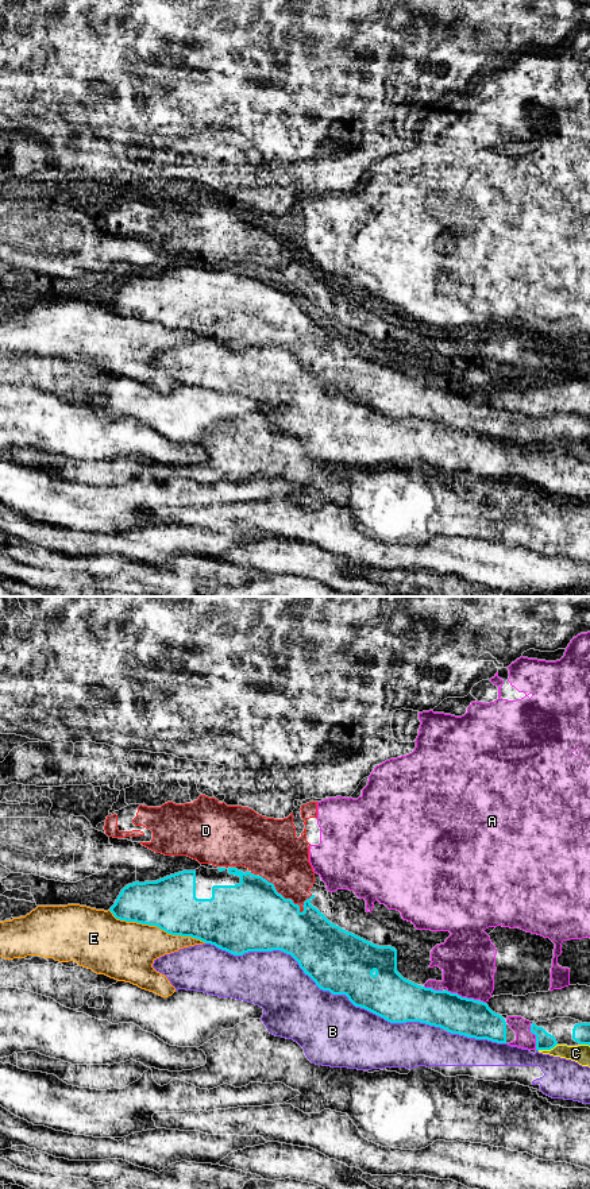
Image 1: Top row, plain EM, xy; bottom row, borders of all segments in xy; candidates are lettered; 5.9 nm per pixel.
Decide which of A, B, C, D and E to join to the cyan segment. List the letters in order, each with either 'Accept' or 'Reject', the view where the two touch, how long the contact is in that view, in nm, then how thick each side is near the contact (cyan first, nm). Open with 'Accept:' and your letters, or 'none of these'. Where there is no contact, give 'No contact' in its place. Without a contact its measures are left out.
Accept: none of these
A: Reject. Touches cyan in xy. Shared border 200 nm. Thickness 220 nm (cyan) against 340 nm
B: Reject. Touches cyan in xy. Shared border 1500 nm. Thickness 380 nm (cyan) against 400 nm
C: Reject. Touches cyan in xy. Shared border 130 nm. Thickness 110 nm (cyan) against 110 nm
D: Reject. Touches cyan in xy. Shared border 340 nm. Thickness 420 nm (cyan) against 320 nm
E: Reject. Touches cyan in xy. Shared border 600 nm. Thickness 320 nm (cyan) against 360 nm

